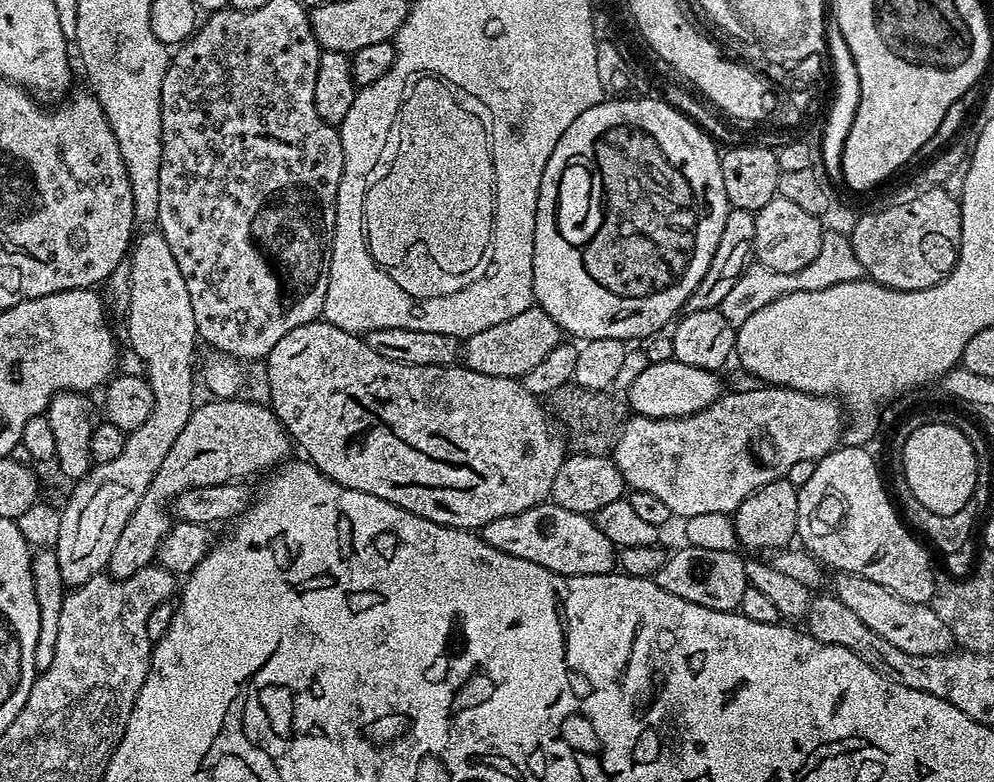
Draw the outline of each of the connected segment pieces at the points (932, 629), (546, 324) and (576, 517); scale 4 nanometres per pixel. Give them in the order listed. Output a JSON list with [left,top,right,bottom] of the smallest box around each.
[[831,572,954,656],[462,306,562,380],[482,502,618,576]]

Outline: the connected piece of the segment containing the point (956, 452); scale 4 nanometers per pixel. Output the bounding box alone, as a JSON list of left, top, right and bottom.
[898,424,976,516]

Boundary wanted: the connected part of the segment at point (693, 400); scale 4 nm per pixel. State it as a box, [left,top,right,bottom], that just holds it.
[626,358,722,417]

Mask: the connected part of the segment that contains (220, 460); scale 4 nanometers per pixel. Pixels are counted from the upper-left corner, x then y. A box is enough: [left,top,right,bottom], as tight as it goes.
[106,398,294,580]

